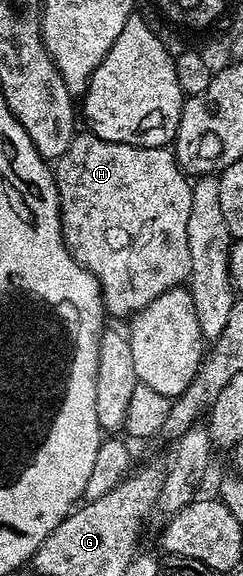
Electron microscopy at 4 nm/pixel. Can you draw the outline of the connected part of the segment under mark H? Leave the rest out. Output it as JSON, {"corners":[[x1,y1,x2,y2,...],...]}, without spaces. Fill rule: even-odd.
{"corners":[[80,132,70,140,70,148,55,159,54,173,64,242,73,258,98,280,100,297,111,317,112,314,125,319,134,316,158,296,177,289,187,279,190,244,186,244,186,227,190,221,192,182,176,163,171,149,111,142,91,132]]}

